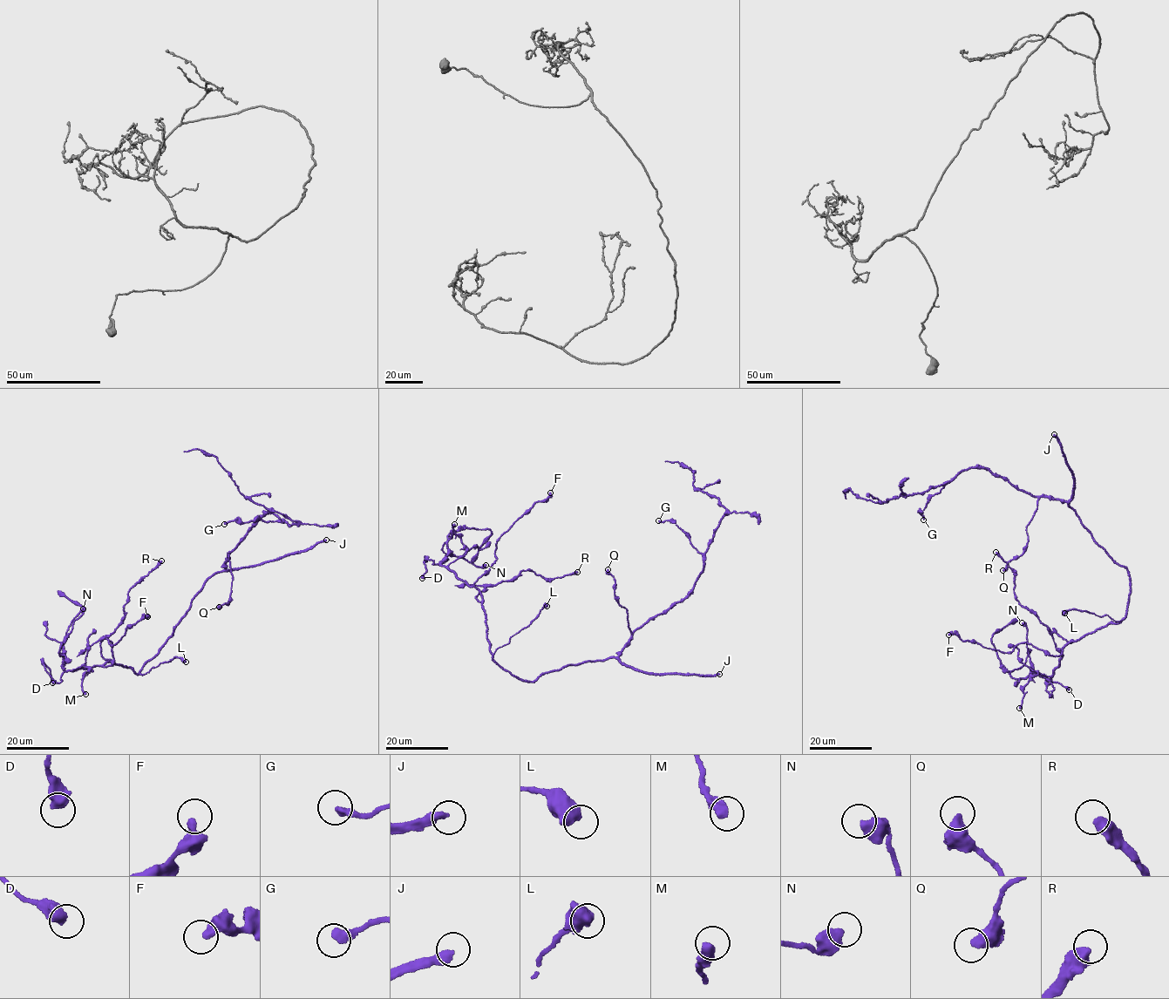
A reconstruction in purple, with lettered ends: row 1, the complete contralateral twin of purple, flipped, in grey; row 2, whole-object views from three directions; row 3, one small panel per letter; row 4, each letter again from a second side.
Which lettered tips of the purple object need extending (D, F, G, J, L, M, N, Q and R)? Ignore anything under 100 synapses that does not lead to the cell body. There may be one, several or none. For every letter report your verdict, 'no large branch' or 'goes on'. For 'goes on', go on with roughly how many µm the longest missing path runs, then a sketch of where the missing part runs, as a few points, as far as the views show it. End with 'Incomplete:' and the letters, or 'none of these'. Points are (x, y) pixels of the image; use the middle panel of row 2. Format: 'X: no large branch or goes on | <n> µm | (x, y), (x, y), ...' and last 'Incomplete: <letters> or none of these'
D: no large branch
F: no large branch
G: no large branch
J: goes on | 350 µm
L: no large branch
M: no large branch
N: no large branch
Q: no large branch
R: no large branch
Incomplete: J

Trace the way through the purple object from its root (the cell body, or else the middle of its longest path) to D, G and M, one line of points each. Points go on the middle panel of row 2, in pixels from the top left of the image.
D: (587, 662), (533, 681), (513, 676), (490, 651), (480, 593), (424, 556), (426, 571), (422, 578)
G: (587, 662), (618, 656), (635, 630), (683, 600), (695, 586), (703, 568), (702, 554), (675, 522), (658, 520)
M: (587, 662), (532, 681), (513, 676), (493, 660), (481, 594), (448, 567), (465, 549), (454, 524)

